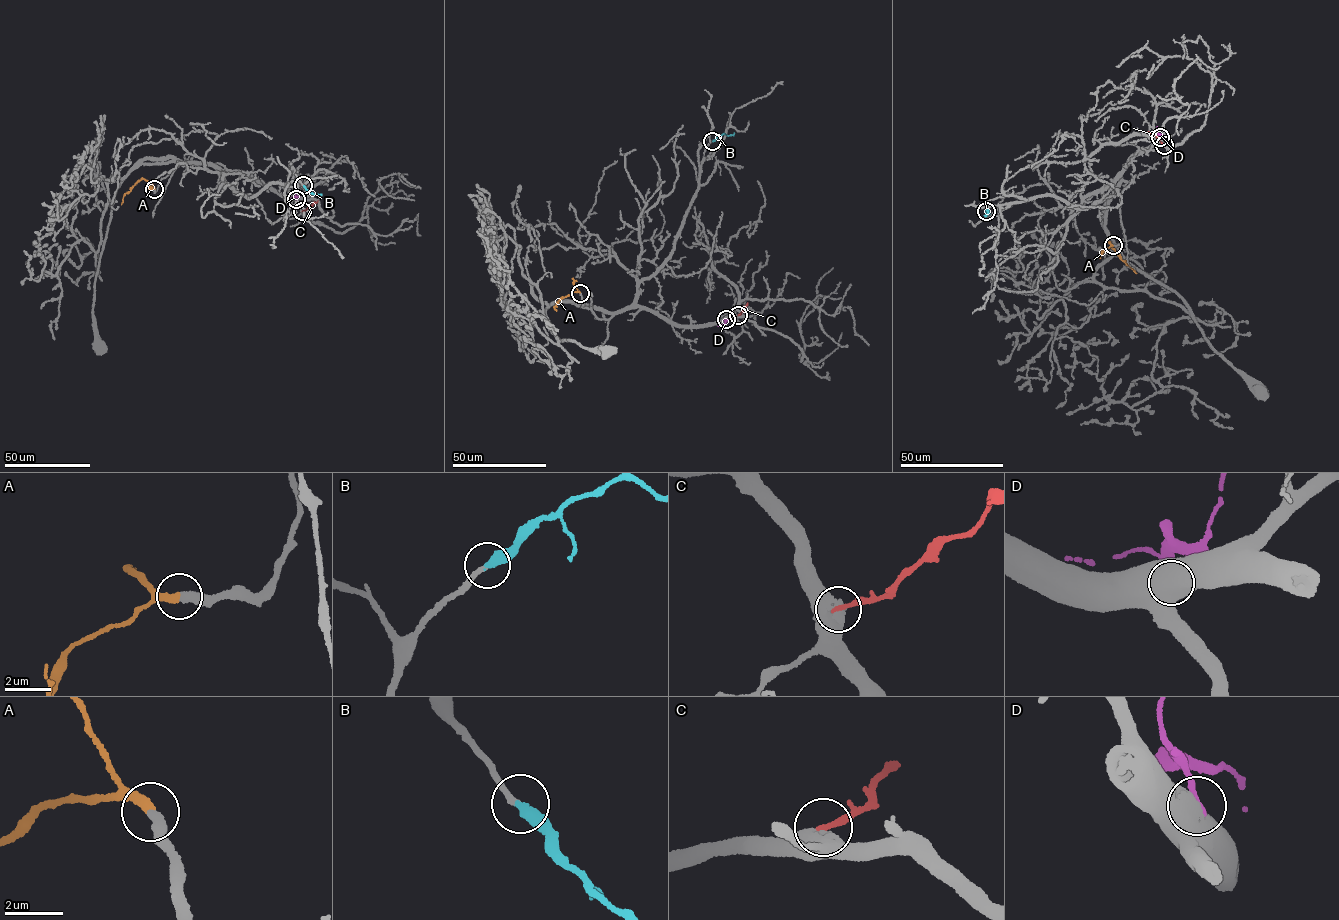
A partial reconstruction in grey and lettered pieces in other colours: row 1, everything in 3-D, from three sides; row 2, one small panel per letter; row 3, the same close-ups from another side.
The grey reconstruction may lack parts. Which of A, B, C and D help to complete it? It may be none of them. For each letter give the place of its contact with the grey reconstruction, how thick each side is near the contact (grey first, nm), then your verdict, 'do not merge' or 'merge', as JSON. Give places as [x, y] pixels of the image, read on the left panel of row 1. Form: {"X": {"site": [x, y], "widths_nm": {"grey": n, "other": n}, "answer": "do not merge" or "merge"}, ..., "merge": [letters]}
{"A": {"site": [154, 189], "widths_nm": {"grey": 400, "other": 360}, "answer": "merge"}, "B": {"site": [303, 185], "widths_nm": {"grey": 190, "other": 400}, "answer": "merge"}, "C": {"site": [302, 211], "widths_nm": {"grey": 480, "other": 200}, "answer": "do not merge"}, "D": {"site": [296, 199], "widths_nm": {"grey": 750, "other": 220}, "answer": "do not merge"}, "merge": ["A", "B"]}

